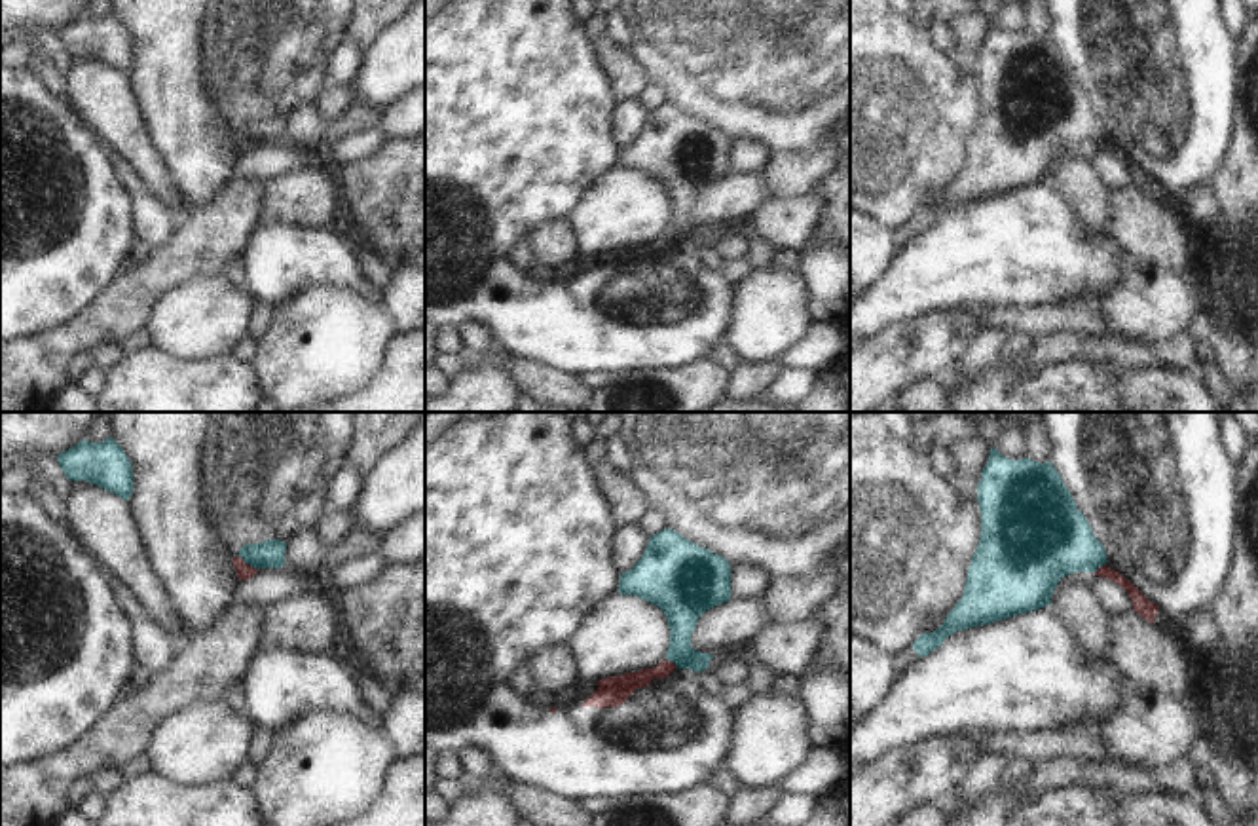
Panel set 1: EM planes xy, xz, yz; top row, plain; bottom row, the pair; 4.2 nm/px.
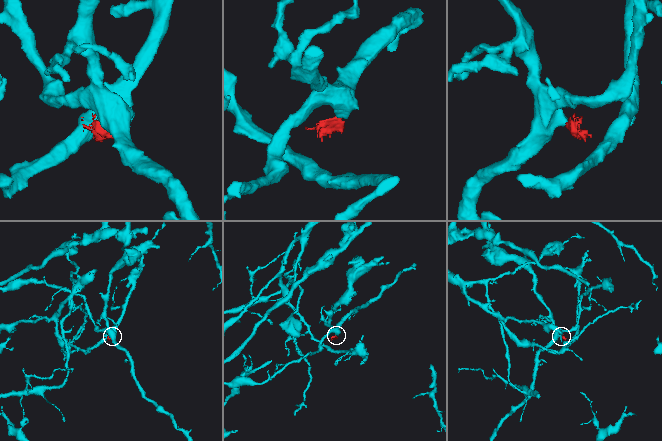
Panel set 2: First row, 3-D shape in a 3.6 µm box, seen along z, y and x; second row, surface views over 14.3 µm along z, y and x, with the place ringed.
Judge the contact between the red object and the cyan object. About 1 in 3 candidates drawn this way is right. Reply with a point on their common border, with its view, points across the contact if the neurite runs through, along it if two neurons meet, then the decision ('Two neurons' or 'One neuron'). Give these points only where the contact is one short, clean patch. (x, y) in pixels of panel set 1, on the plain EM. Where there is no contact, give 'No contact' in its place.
Touches red at xy (249, 139). Boundary: xy (238, 130), (258, 143). Two neurons

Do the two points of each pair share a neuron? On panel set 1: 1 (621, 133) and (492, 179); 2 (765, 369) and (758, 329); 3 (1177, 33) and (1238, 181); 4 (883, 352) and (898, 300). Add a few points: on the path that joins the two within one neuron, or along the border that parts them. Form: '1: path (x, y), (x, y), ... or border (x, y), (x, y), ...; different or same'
1: border (615, 101), (613, 139), (621, 147); different
2: border (776, 357), (742, 363); different
3: border (1236, 109), (1232, 141), (1211, 183); different
4: border (932, 312), (892, 323), (869, 338); different

